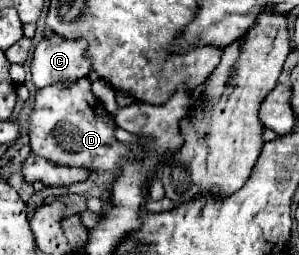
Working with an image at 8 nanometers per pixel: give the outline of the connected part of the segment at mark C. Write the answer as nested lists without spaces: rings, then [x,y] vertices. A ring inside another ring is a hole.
[[[57,34],[45,38],[33,52],[31,78],[37,88],[45,88],[55,82],[73,84],[87,78],[91,62],[85,58],[87,40],[65,40]]]

